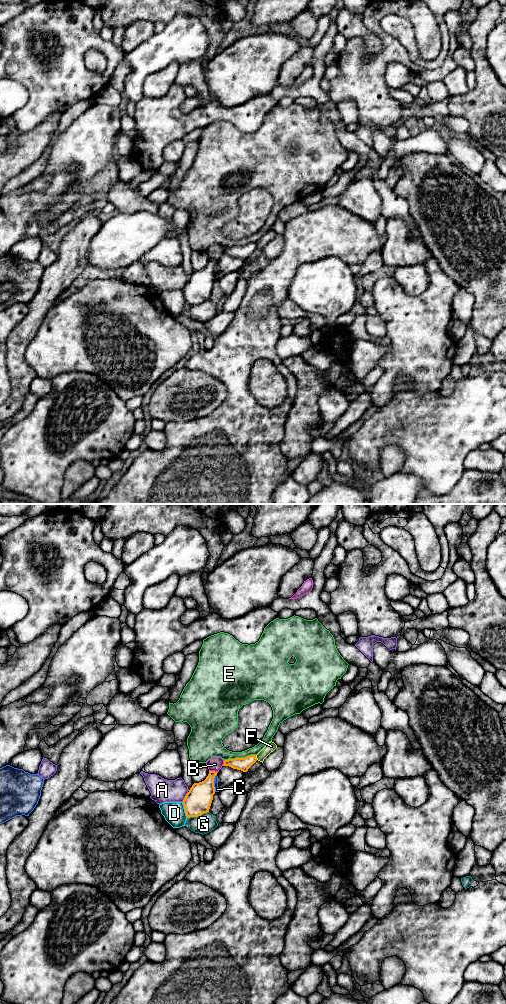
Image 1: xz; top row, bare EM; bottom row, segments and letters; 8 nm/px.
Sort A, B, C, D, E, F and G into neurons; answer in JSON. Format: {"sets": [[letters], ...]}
{"sets": [["A"], ["B"], ["C", "F"], ["D"], ["E"], ["G"]]}

